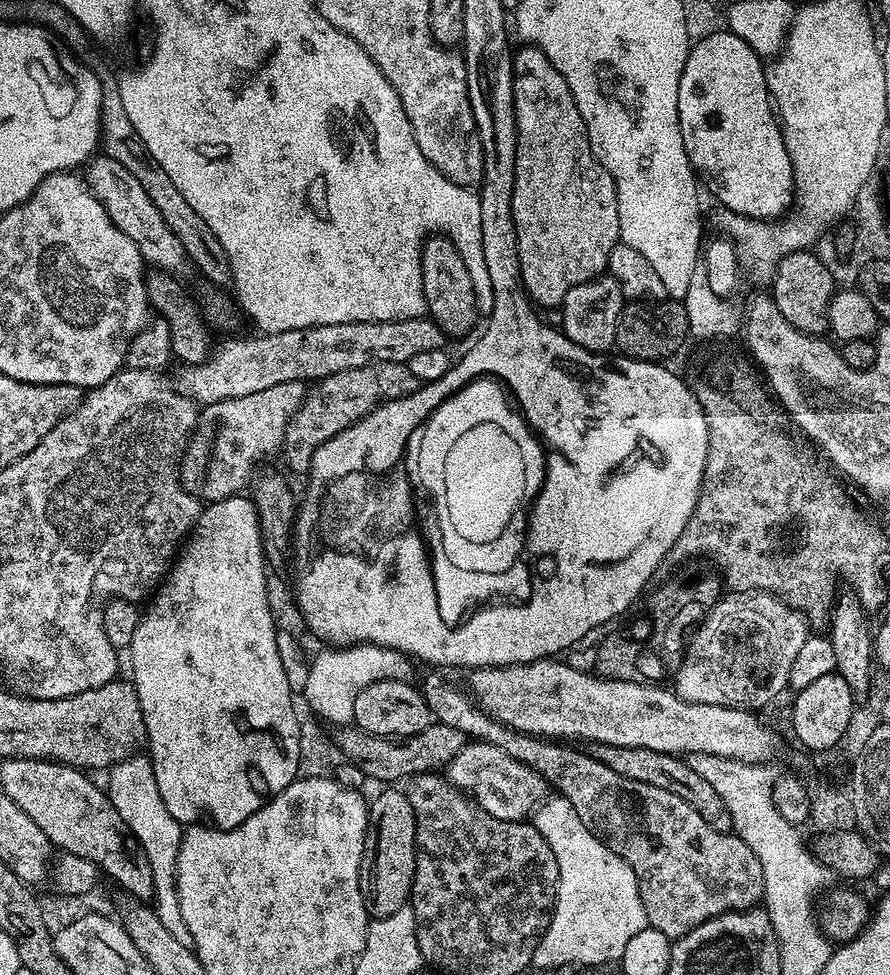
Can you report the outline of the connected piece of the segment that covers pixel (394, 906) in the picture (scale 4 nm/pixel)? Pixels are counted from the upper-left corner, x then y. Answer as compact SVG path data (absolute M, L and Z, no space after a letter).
M388 786L385 792L371 797L368 805L368 838L364 842L364 861L360 878L364 889L364 904L369 917L389 916L405 907L412 895L416 873L416 819L407 791Z

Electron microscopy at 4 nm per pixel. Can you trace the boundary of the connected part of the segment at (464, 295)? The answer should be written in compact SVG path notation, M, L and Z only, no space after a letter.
M433 234L424 241L420 252L422 286L426 298L426 312L445 333L464 336L476 324L478 317L477 290L472 281L473 269L468 268L466 256L454 246L449 236Z

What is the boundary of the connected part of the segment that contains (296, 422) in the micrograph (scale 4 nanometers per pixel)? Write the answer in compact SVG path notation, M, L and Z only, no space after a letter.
M378 362L370 366L358 366L354 370L338 370L338 374L315 381L307 389L294 418L290 418L286 426L282 457L288 463L287 471L311 473L314 450L318 450L322 442L330 442L334 434L346 430L380 404L414 394L420 387L422 381L410 374L408 365L398 362Z

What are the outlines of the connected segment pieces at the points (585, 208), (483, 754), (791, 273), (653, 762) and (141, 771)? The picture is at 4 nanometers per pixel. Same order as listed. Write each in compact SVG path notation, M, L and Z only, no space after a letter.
M524 46L512 58L512 85L514 86L514 114L516 115L516 169L514 170L514 194L512 195L512 213L514 214L514 230L518 242L518 262L520 263L520 282L523 291L537 305L552 308L563 305L566 294L574 287L586 280L601 275L608 267L610 250L621 243L620 227L618 226L618 194L616 183L610 173L601 166L598 158L593 154L590 138L586 130L586 122L582 114L578 114L578 106L574 102L574 94L570 94L570 86L566 86L566 78L558 74L554 62L542 54L542 50L535 46Z
M479 742L465 743L464 748L458 750L456 757L446 766L446 778L496 820L531 817L550 792L550 785L533 768L518 762L518 758L510 758L510 754L498 746Z
M800 249L781 258L772 275L770 295L778 306L779 313L790 322L792 328L796 328L799 332L820 336L828 329L828 303L836 290L836 285L834 285L834 276L825 262L814 253L815 251L809 249Z
M589 743L586 751L598 762L610 766L614 774L622 774L622 778L634 778L634 782L646 782L649 786L658 786L662 790L670 790L670 794L678 794L682 802L690 802L710 826L719 832L732 832L730 810L726 810L726 802L710 787L710 782L702 778L702 774L690 770L687 759L670 752L631 748L630 746L610 746L609 744Z
M144 754L131 756L129 760L118 762L114 767L107 769L106 776L106 791L114 810L118 810L122 822L126 822L126 826L142 846L146 862L150 862L150 875L154 878L151 903L158 914L158 922L162 922L169 934L177 942L182 942L182 946L194 949L194 938L186 922L182 922L182 906L178 906L176 889L176 863L184 828L174 818L174 814L166 810L166 802L162 802L162 794L158 794L158 782L154 778L151 759Z

